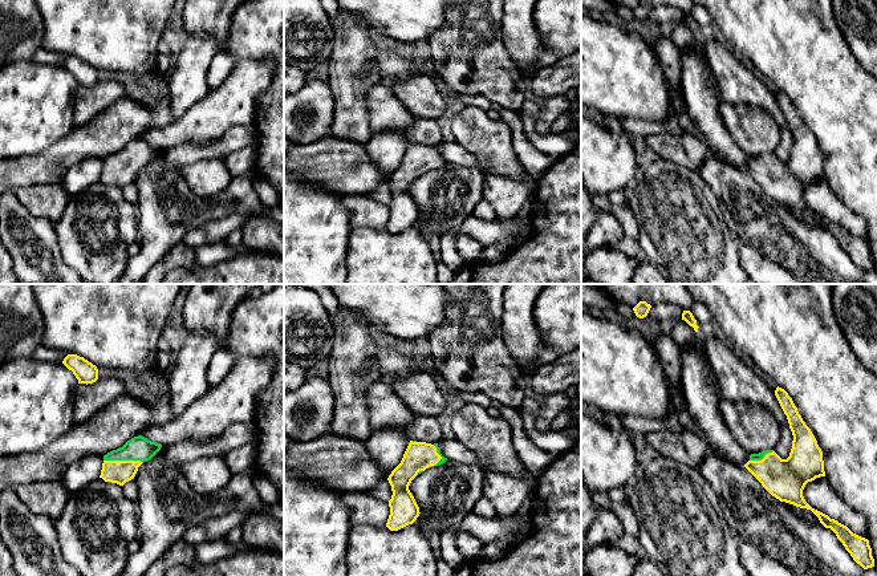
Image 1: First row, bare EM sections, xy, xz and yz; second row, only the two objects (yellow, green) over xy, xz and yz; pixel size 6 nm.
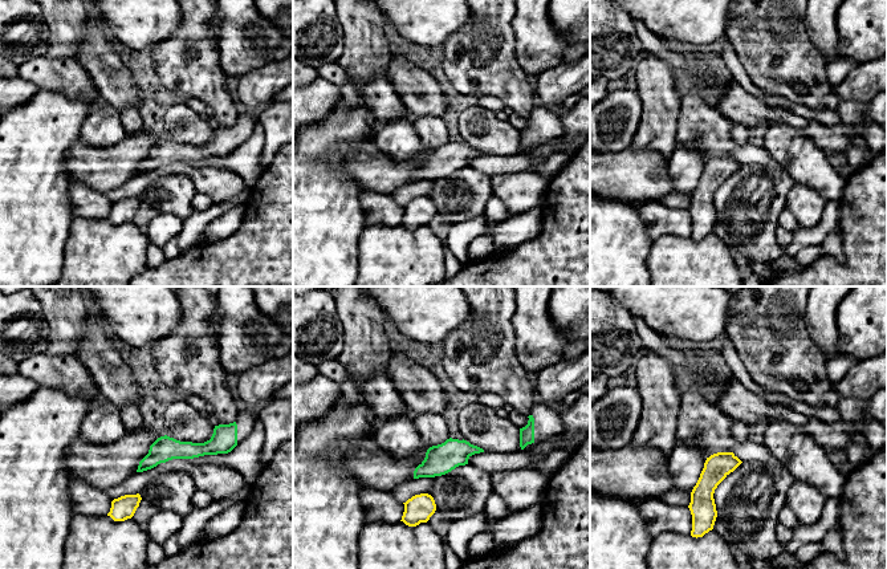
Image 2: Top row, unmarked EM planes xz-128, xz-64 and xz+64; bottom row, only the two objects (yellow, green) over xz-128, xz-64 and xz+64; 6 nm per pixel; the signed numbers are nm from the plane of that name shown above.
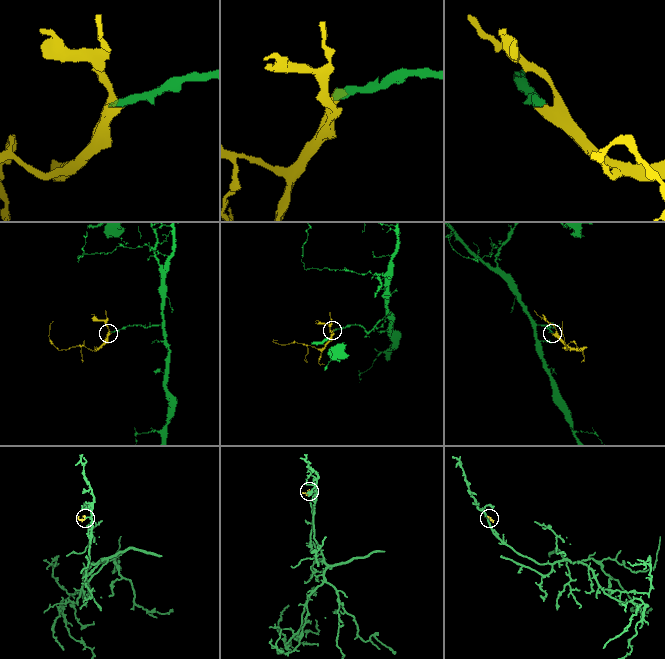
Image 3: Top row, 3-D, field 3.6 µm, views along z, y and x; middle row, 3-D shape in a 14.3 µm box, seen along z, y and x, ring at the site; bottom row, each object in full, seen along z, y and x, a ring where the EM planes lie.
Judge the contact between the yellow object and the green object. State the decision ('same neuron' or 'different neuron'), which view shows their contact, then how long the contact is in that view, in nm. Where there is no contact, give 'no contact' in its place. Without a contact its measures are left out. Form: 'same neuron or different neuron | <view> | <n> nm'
same neuron | xy | 240 nm

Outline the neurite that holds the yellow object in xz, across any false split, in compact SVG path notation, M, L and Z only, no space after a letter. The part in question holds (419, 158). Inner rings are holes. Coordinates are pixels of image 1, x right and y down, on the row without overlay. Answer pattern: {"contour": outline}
{"contour": "M410 143L401 166L391 174L387 183L391 188L389 203L390 218L386 230L398 234L413 227L419 219L419 210L409 192L411 183L429 170L444 166L438 146Z"}

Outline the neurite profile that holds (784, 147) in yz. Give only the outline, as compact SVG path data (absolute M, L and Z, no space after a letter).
M780 127L780 142L774 154L781 161L787 162L792 151L793 138L788 129Z

